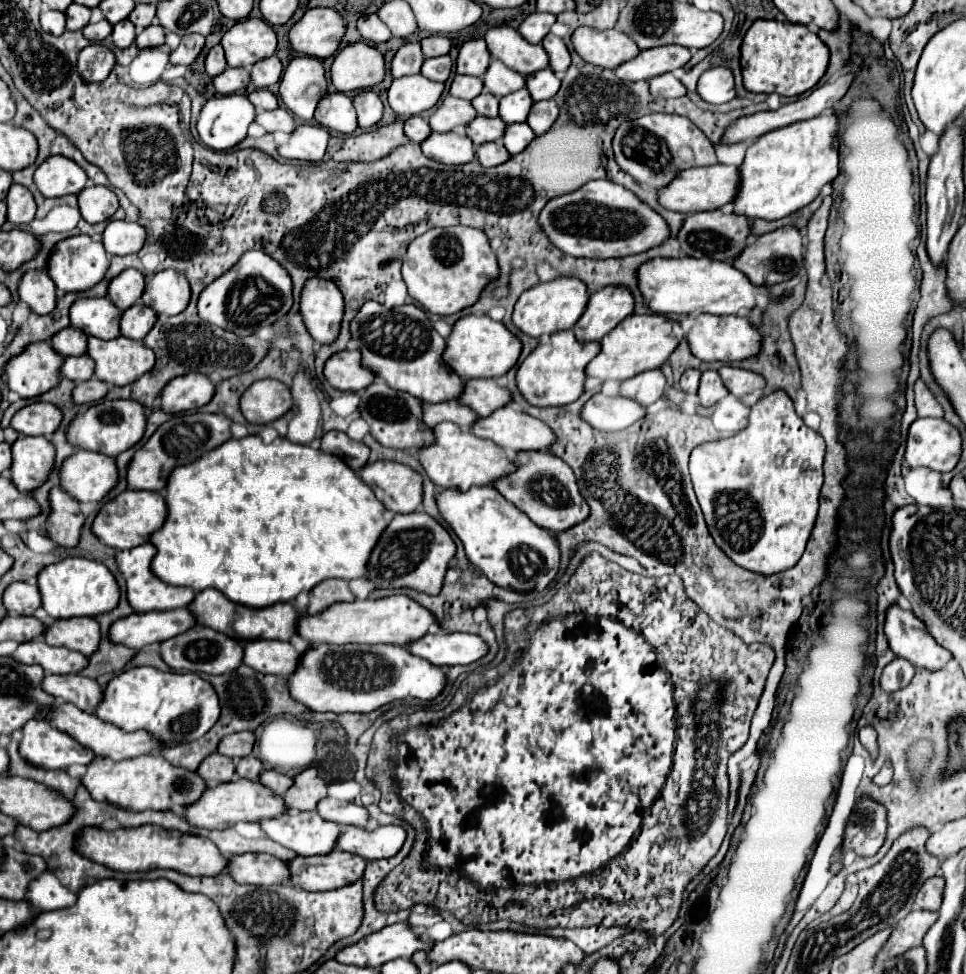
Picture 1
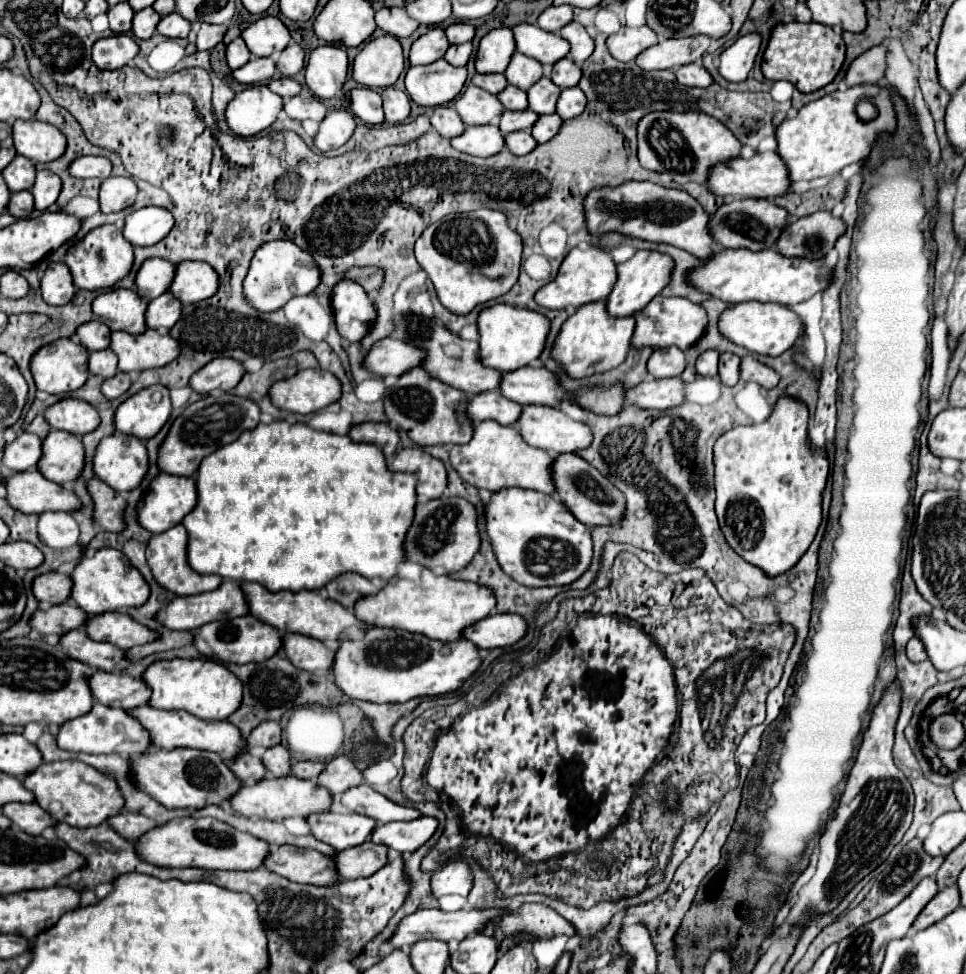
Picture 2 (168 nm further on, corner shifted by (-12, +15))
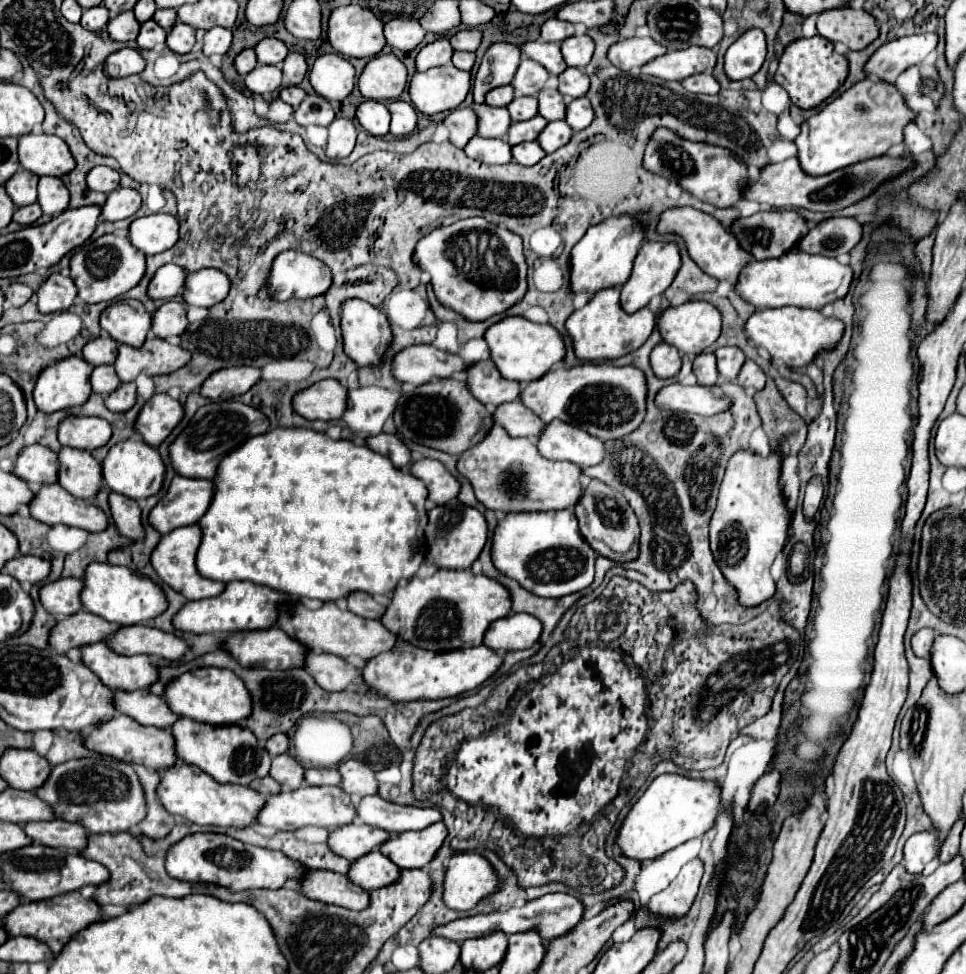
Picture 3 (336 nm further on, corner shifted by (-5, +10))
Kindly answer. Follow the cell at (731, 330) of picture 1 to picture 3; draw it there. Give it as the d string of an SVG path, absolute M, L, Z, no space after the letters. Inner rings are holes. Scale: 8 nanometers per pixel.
M779 307L779 309L763 309L755 311L745 323L747 341L757 349L765 349L771 359L781 359L789 367L803 367L817 357L819 351L835 347L843 333L843 323L833 317L823 317L813 309L799 307Z

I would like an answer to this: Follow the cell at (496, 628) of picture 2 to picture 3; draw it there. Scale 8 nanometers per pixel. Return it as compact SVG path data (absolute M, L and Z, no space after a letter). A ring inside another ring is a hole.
M515 613L493 621L485 631L483 643L497 653L527 649L539 639L541 629L541 623L533 615Z

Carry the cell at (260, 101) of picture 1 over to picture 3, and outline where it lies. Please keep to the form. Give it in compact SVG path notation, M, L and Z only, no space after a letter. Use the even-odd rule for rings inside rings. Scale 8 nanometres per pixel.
M281 87L279 89L279 99L281 101L285 101L285 103L289 103L289 105L299 105L299 101L303 101L303 97L305 97L307 93L301 89L301 87Z

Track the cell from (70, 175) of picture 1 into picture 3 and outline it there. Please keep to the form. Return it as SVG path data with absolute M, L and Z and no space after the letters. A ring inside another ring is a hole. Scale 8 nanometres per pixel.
M93 167L87 173L87 185L93 191L101 191L101 193L111 193L113 189L119 187L119 173L111 167Z

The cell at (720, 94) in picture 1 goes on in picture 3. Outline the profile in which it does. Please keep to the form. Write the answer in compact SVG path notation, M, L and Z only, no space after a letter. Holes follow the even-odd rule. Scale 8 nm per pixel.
M759 29L745 31L725 53L725 75L731 81L741 81L753 77L765 61L765 35Z

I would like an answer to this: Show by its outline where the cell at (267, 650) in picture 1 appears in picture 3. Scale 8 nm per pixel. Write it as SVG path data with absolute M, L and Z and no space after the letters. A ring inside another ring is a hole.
M311 649L305 651L303 669L319 683L319 687L329 691L343 691L351 683L357 683L357 691L367 691L363 685L363 679L359 677L359 669L345 663L341 657L327 655L327 653L315 653Z

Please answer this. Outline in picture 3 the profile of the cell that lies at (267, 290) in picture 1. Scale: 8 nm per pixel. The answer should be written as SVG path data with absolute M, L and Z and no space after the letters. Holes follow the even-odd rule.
M281 251L267 273L267 281L261 291L267 291L273 301L289 301L289 299L311 299L323 295L331 287L331 271L315 257L305 255L301 251Z

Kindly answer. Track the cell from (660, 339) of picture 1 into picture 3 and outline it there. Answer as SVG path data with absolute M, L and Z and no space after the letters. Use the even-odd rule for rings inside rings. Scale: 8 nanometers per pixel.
M687 301L677 307L667 307L665 311L657 313L657 329L665 343L677 347L681 355L687 353L703 353L721 333L721 317L717 309L707 301Z

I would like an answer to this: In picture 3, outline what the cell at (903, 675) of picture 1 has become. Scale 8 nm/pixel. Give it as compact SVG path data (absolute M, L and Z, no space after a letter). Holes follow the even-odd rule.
M921 629L919 633L915 633L915 637L911 639L911 649L917 657L929 657L931 651L931 643L933 643L935 633L931 629Z

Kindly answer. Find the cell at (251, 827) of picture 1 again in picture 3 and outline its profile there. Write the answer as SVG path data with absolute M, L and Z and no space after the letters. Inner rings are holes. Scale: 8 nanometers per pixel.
M305 785L305 787L295 789L295 791L281 791L277 795L269 795L265 805L257 813L257 823L254 822L244 829L253 829L253 831L259 833L258 823L261 823L261 825L277 829L275 833L288 831L285 833L291 833L295 837L295 841L325 843L327 845L329 836L327 829L335 829L339 825L347 825L347 823L353 821L353 817L355 817L355 807L353 807L349 795L343 793L339 787L309 787L309 785ZM305 825L315 825L315 827L305 827ZM299 827L303 828L299 829ZM319 827L327 827L327 829Z

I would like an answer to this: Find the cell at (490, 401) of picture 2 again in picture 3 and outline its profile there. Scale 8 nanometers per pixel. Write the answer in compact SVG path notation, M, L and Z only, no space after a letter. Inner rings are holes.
M521 401L499 405L493 413L493 423L501 425L511 437L539 437L539 429L545 425Z

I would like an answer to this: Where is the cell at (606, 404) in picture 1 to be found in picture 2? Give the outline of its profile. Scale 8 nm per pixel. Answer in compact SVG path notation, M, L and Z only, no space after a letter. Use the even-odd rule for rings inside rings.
M648 378L640 386L626 392L626 402L640 408L674 408L684 402L684 382L680 378Z

